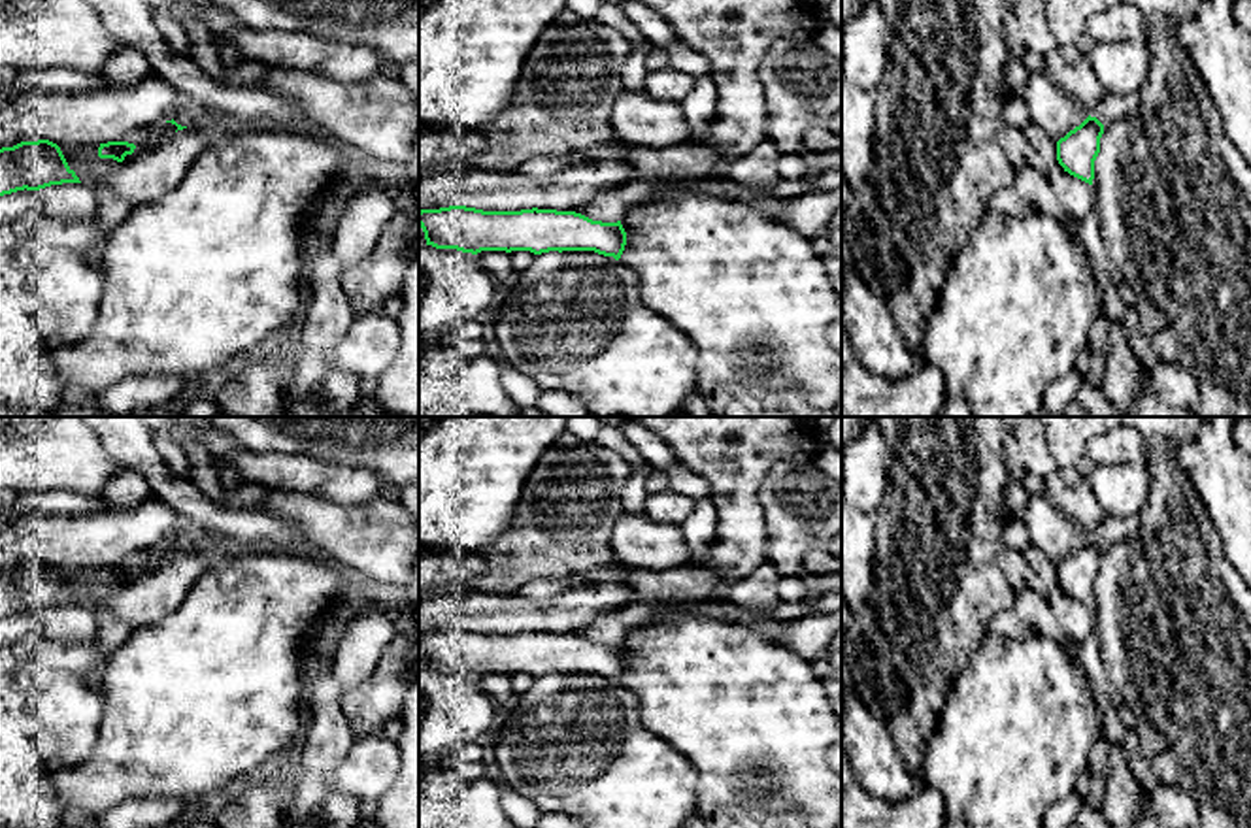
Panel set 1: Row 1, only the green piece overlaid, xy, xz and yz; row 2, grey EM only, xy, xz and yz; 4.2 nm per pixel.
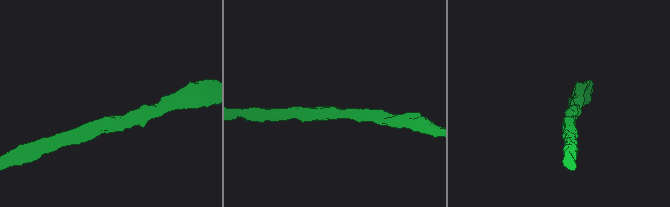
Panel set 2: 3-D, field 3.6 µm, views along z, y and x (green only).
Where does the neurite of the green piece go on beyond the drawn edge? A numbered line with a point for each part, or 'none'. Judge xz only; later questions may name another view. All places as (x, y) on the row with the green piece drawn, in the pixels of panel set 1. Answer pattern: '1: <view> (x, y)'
none

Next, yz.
none

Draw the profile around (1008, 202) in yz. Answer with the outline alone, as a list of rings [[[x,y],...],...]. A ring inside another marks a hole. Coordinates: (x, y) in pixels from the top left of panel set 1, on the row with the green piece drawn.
[[[1008,187],[991,196],[989,209],[1008,217],[1026,217],[1032,206],[1013,187]]]

